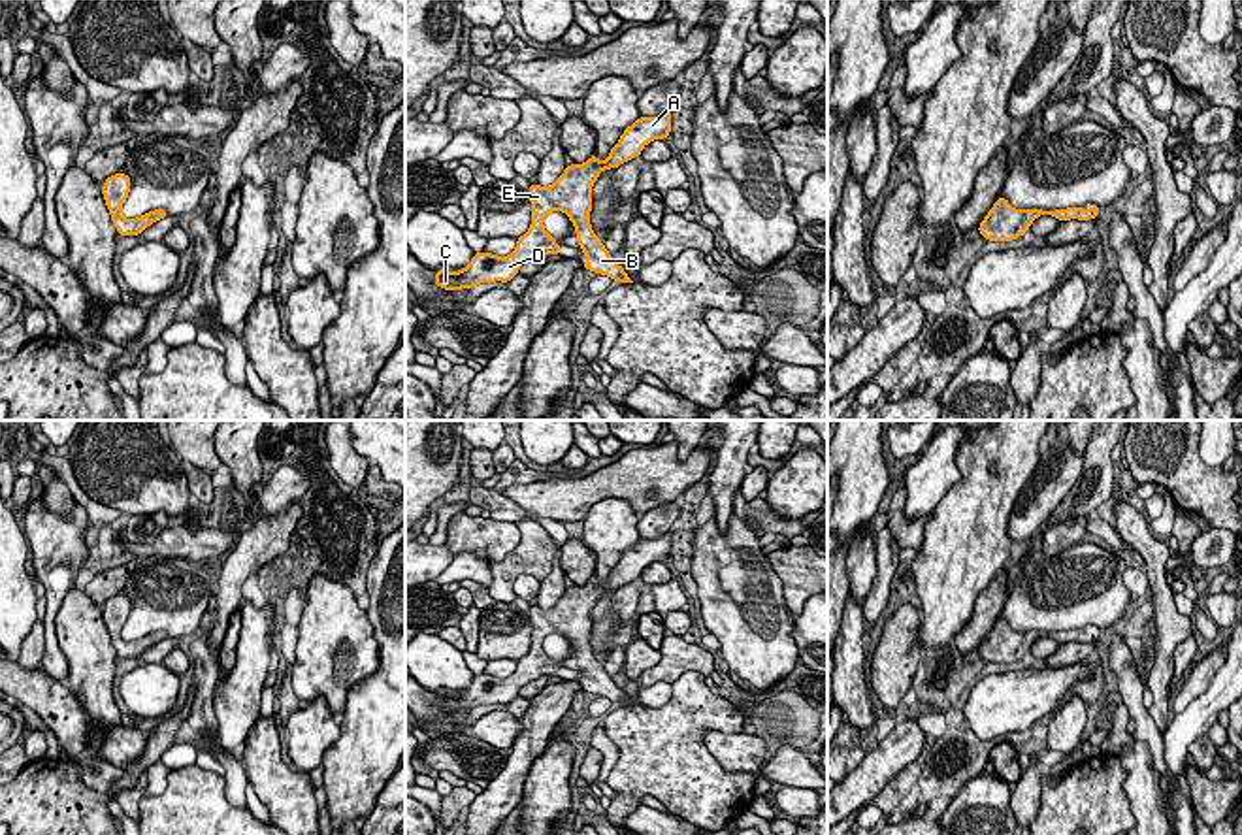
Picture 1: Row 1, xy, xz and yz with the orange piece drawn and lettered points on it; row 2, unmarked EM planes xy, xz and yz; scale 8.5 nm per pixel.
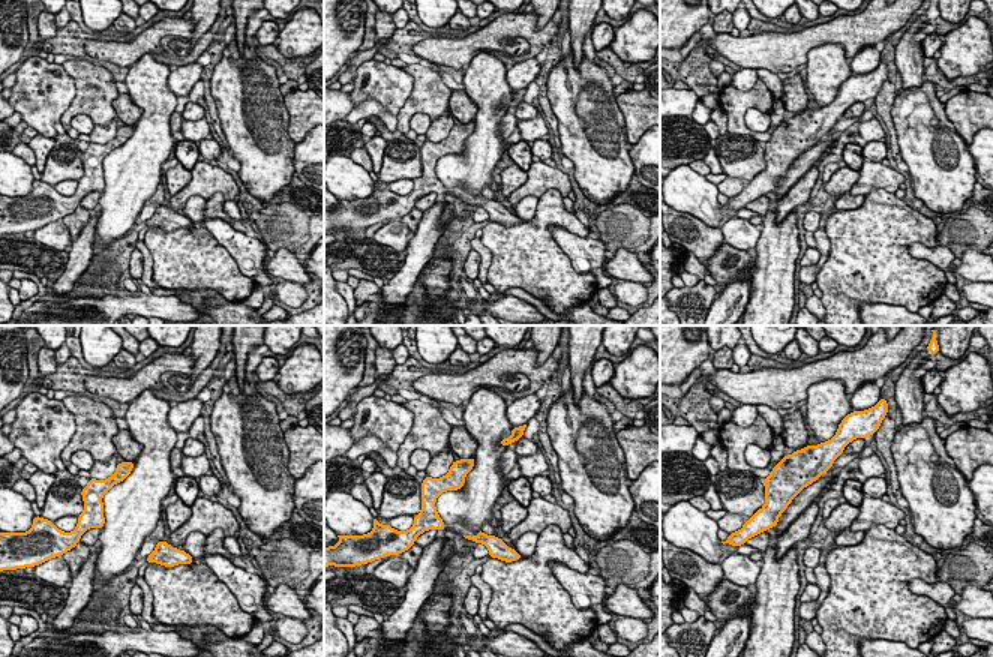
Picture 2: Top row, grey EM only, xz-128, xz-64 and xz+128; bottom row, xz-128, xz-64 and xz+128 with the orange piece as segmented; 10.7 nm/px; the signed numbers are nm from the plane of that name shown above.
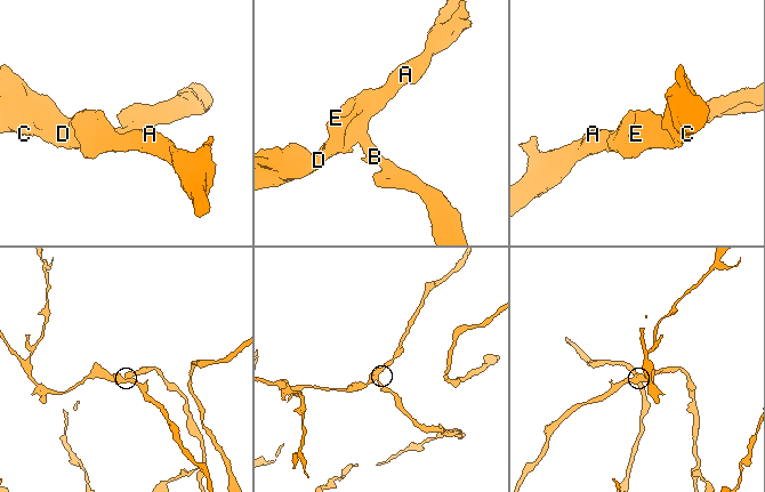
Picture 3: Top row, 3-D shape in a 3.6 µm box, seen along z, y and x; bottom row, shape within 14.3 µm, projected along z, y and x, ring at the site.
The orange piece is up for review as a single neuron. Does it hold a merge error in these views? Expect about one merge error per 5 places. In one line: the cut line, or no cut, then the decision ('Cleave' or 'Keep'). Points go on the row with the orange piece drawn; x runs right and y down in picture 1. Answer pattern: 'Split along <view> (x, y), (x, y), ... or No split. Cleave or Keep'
No split. Keep

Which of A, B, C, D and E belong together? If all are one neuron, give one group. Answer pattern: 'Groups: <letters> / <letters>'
Groups: A B C D E

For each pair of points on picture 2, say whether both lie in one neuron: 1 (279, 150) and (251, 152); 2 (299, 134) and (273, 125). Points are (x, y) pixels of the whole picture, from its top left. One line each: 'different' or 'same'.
1: same
2: different

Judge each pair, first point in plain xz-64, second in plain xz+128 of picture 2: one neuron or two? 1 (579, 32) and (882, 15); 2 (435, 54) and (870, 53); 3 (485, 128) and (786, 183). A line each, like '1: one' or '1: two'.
1: two
2: two
3: two

